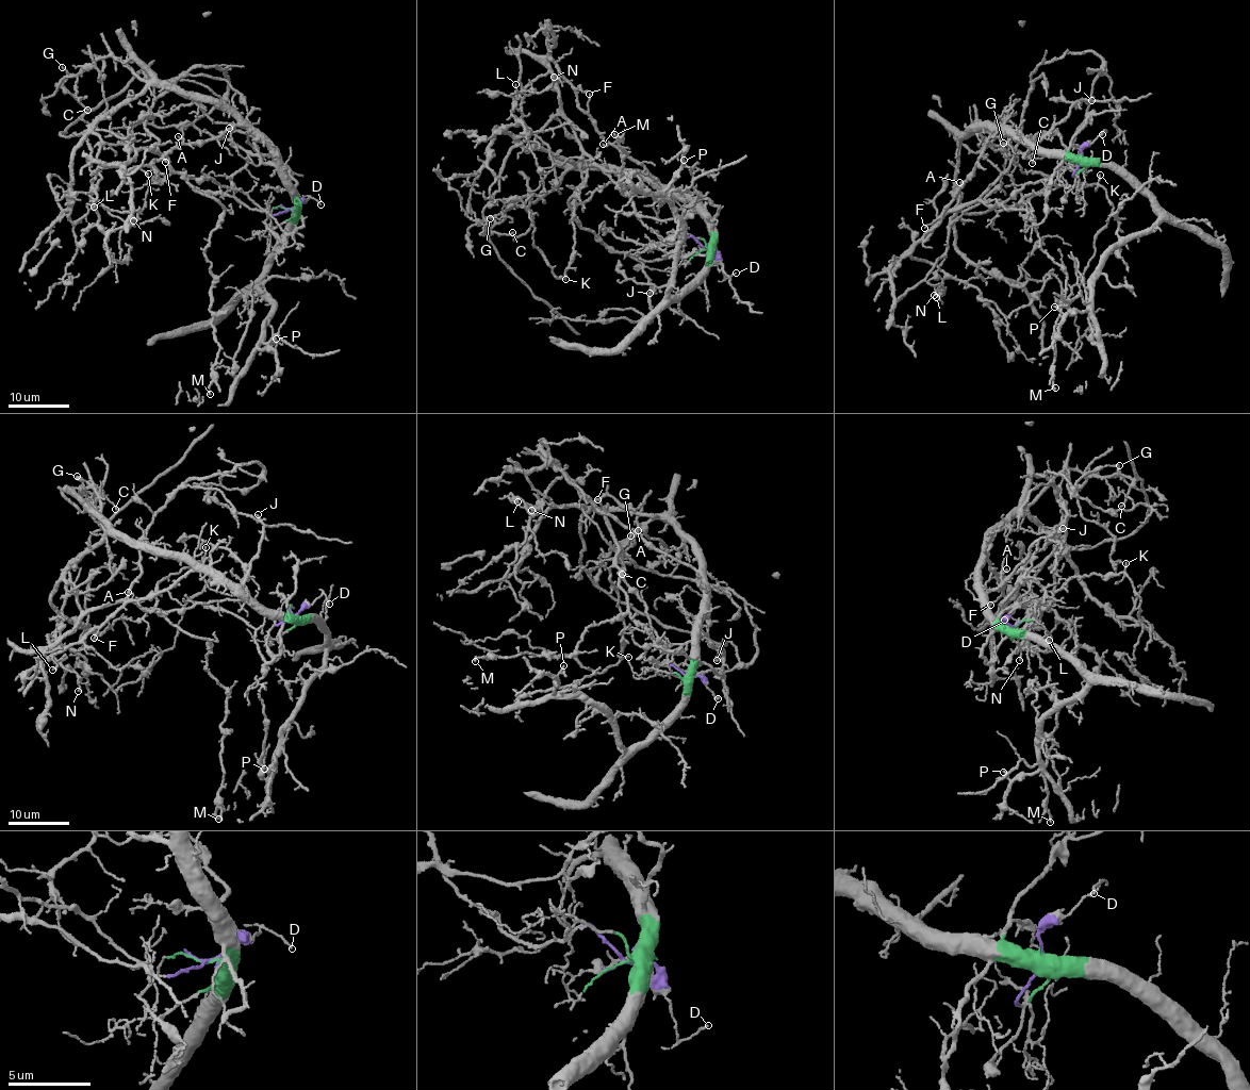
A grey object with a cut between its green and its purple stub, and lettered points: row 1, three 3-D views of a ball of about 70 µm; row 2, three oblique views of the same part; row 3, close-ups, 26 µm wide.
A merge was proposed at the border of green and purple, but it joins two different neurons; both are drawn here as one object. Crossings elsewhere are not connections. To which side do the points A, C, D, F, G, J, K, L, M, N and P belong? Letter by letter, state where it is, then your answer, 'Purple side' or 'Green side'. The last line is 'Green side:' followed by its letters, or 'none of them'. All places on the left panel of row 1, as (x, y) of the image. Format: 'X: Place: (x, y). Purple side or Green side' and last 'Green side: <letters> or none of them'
A: Place: (178, 136). Green side
C: Place: (87, 110). Green side
D: Place: (321, 204). Purple side
F: Place: (165, 162). Green side
G: Place: (62, 67). Green side
J: Place: (229, 128). Green side
K: Place: (148, 174). Purple side
L: Place: (94, 207). Purple side
M: Place: (210, 394). Purple side
N: Place: (133, 220). Purple side
P: Place: (276, 339). Green side
Green side: A, C, F, G, J, P

